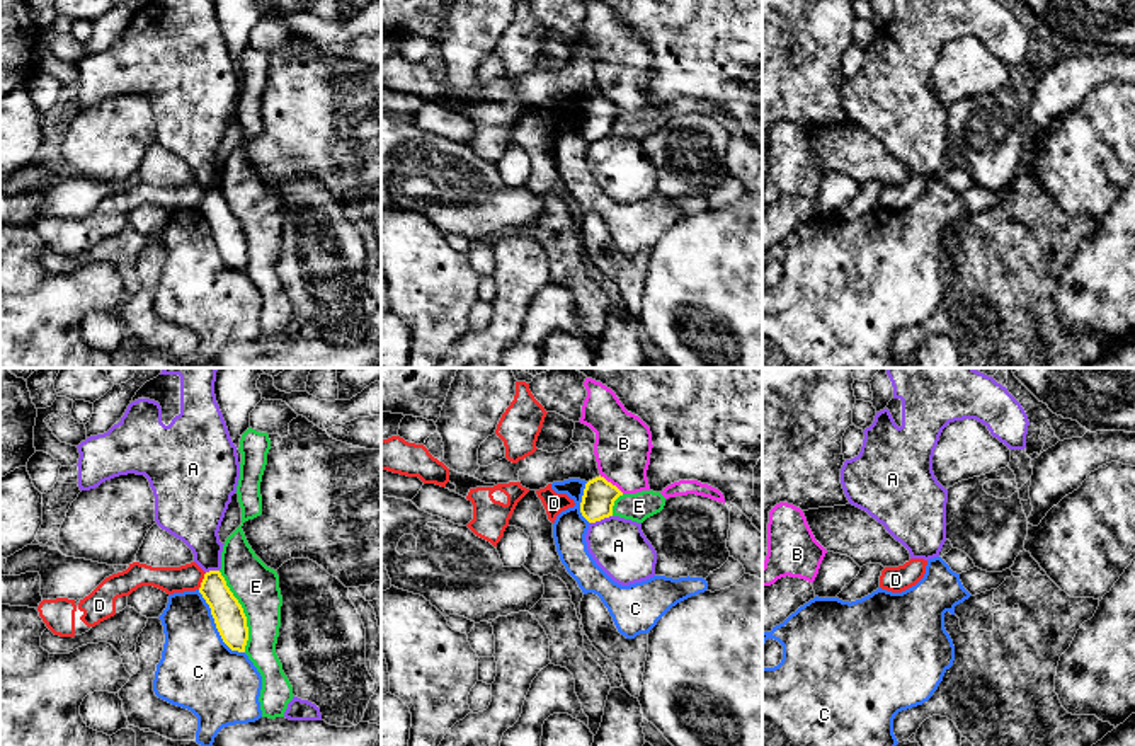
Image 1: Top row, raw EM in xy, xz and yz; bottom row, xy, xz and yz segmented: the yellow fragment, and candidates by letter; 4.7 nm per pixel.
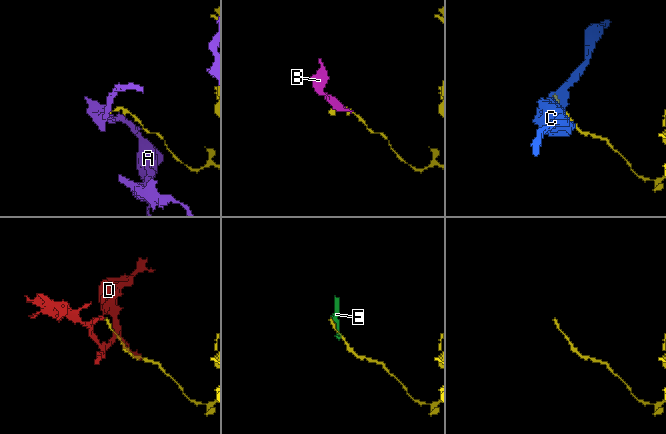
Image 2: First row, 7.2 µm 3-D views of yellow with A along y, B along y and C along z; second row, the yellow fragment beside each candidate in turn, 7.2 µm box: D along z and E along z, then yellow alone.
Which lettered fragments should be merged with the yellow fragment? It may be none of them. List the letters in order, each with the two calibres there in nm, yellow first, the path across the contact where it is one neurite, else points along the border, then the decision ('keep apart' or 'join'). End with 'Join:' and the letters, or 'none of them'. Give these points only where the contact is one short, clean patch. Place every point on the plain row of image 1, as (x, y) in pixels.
A: calibres 150 and 260 nm; keep apart
B: calibres 150 and 280 nm; keep apart
C: calibres 150 and 360 nm; keep apart
D: calibres 150 and 130 nm; border xy (206, 191), (198, 206); keep apart
E: calibres 150 and 220 nm; keep apart
Join: none of them

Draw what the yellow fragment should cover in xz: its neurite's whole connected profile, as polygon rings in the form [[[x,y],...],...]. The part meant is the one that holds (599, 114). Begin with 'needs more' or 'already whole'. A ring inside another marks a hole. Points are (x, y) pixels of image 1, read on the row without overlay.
already whole; [[[596,95],[585,102],[580,131],[589,141],[613,135],[614,119],[623,111],[604,95]]]

